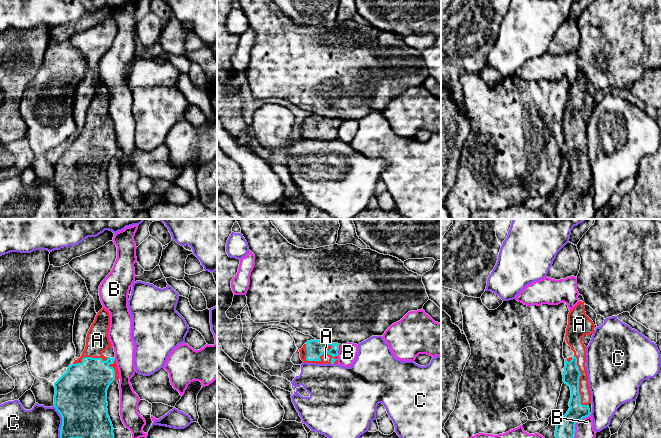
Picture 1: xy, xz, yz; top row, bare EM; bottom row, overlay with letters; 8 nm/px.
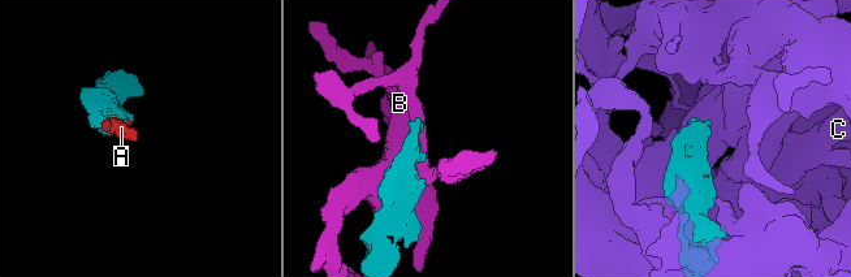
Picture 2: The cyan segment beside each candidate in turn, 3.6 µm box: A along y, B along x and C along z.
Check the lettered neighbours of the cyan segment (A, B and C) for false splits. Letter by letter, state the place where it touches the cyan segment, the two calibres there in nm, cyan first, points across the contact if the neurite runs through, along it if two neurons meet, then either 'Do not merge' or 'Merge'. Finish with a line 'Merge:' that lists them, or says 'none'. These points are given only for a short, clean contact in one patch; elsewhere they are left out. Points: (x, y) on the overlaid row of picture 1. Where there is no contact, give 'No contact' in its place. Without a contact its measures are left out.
A: Touches cyan at xz (315, 360). Thickness 140 nm (cyan) against 80 nm. Merge
B: Touches cyan at yz (575, 423). Thickness 160 nm (cyan) against 140 nm. Boundary: yz (589, 414), (575, 424), (575, 435), (573, 437). Do not merge
C: Touches cyan at xy (62, 421). Thickness 420 nm (cyan) against 260 nm. Do not merge
Merge: A

